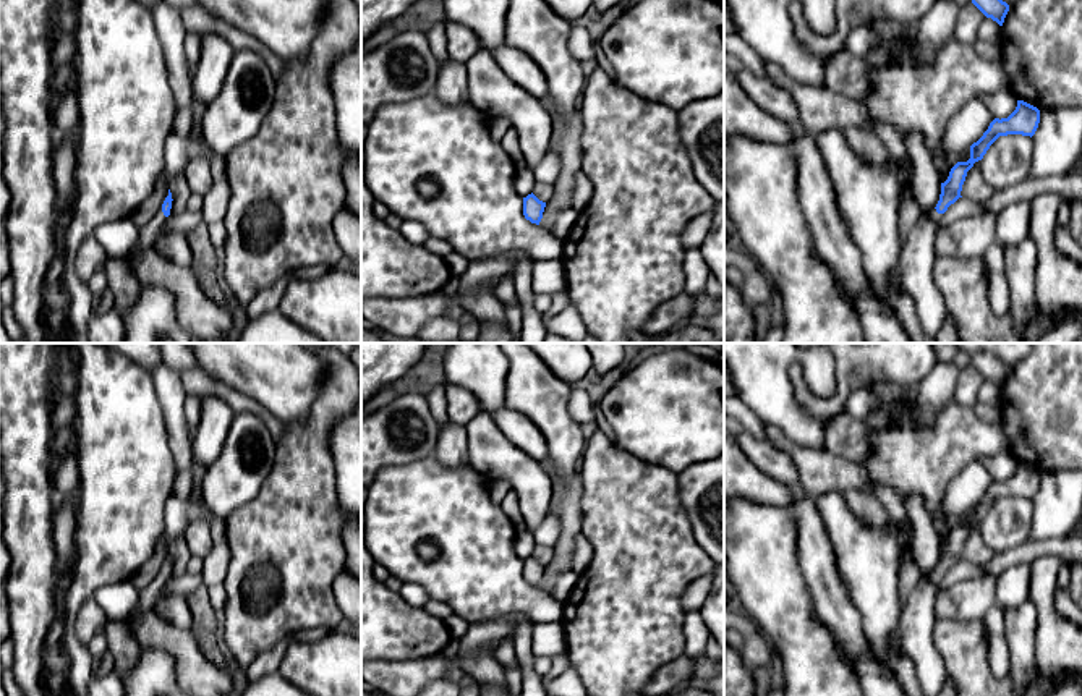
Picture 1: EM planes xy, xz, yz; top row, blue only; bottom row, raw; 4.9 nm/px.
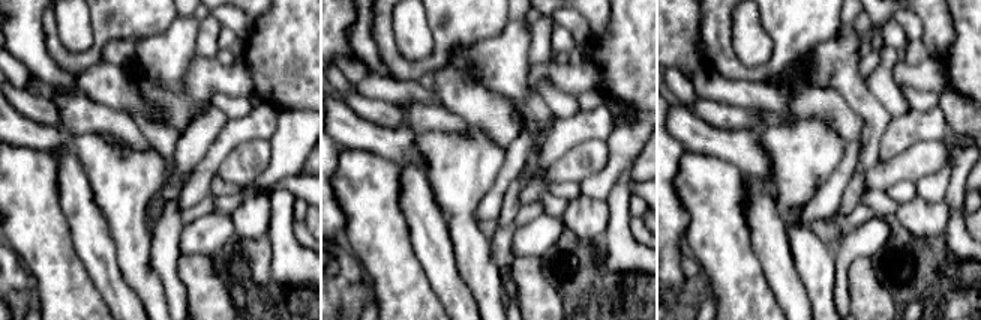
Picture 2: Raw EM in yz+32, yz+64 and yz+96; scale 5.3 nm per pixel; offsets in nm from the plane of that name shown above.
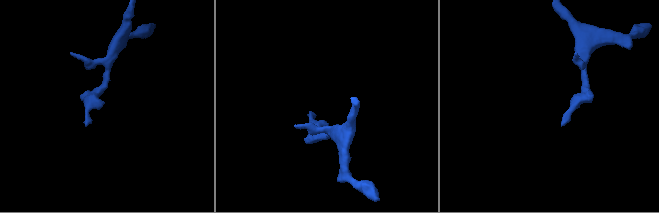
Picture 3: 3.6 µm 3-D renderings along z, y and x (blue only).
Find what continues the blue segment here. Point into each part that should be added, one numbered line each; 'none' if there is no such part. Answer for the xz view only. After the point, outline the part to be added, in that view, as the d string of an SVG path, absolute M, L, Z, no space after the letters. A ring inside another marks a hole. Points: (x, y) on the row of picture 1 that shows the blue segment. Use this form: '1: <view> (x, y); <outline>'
none

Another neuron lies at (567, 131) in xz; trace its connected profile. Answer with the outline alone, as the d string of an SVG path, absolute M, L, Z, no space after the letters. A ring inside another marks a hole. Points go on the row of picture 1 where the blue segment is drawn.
M580 108L567 117L552 117L551 144L560 157L560 172L552 185L552 197L546 202L539 227L552 231L557 215L570 207L575 175L581 170L583 117Z

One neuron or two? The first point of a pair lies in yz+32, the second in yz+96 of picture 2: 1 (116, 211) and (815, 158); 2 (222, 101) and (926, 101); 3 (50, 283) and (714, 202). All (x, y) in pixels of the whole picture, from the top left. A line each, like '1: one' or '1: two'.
1: one
2: two
3: one

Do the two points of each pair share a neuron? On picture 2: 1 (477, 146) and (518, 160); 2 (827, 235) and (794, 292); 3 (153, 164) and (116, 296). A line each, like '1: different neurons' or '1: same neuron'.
1: different neurons
2: different neurons
3: different neurons

